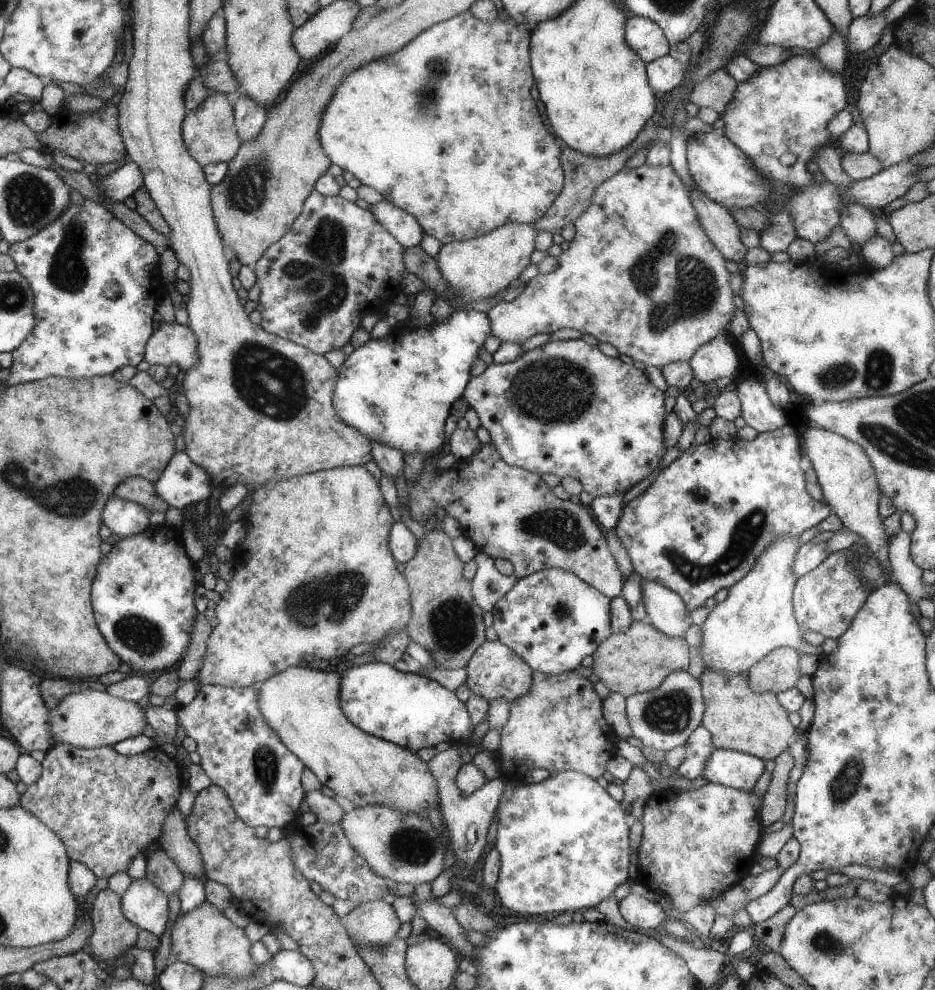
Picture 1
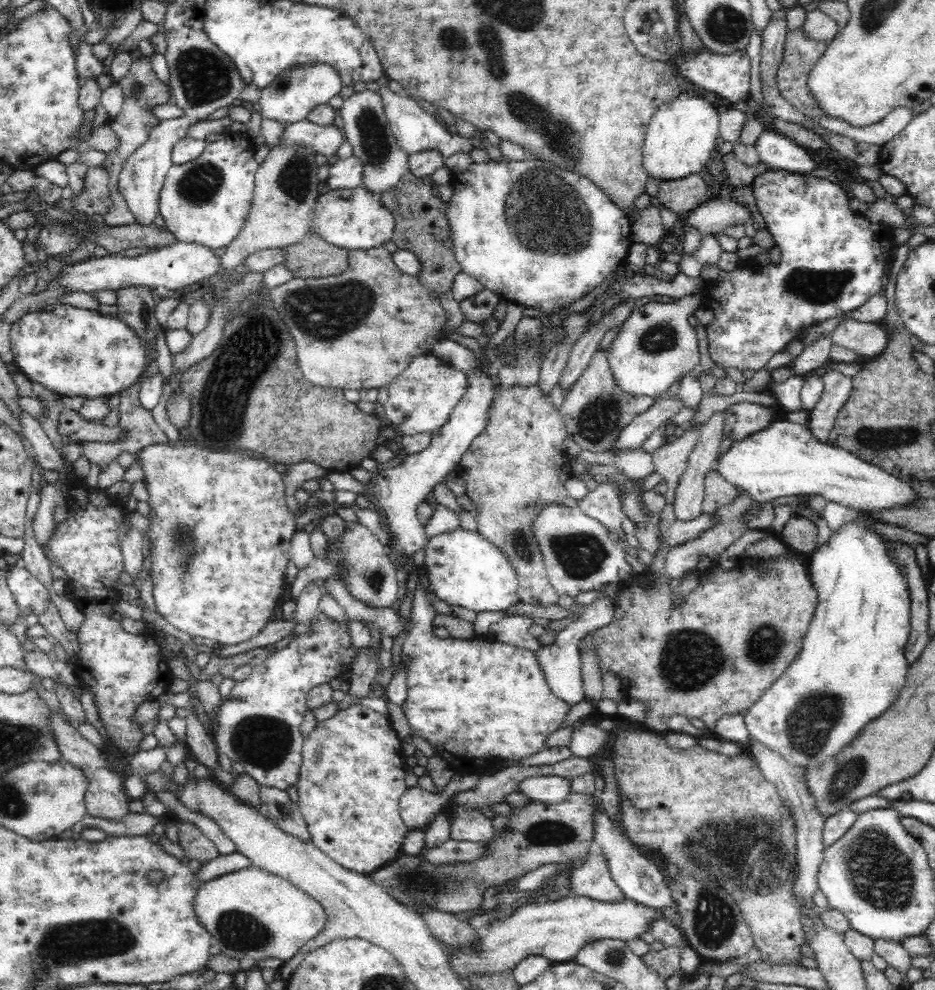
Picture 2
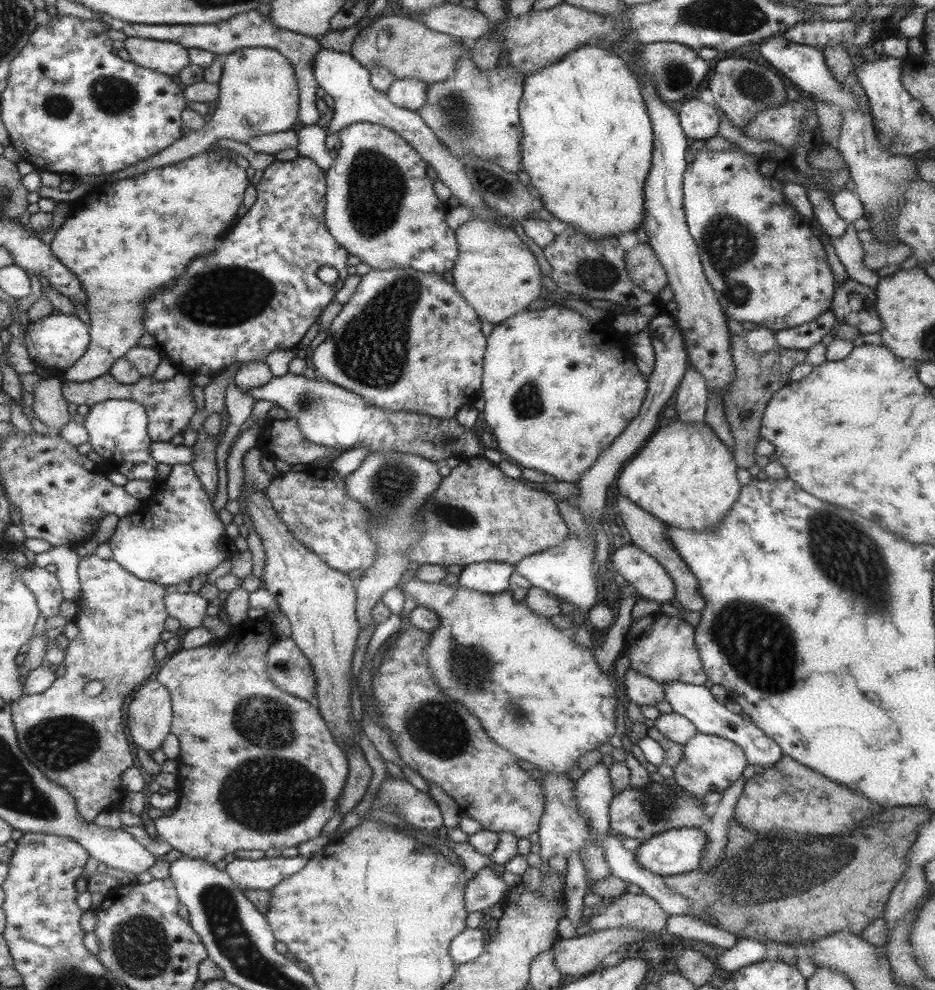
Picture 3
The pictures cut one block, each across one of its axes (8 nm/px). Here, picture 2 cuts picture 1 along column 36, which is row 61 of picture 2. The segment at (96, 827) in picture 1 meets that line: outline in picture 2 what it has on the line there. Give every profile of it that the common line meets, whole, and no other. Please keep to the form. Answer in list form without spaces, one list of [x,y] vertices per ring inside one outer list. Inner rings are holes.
[[[802,28],[788,30],[786,42],[784,42],[784,56],[782,56],[782,62],[780,62],[778,72],[776,72],[776,84],[778,84],[780,96],[790,106],[794,106],[798,112],[802,112],[802,114],[806,114],[806,116],[810,116],[814,120],[820,116],[820,106],[816,104],[816,100],[814,100],[814,96],[812,96],[812,92],[808,88],[808,76],[810,76],[812,68],[818,64],[818,58],[824,54],[824,50],[828,50],[828,44],[818,42],[814,38],[806,38]]]

